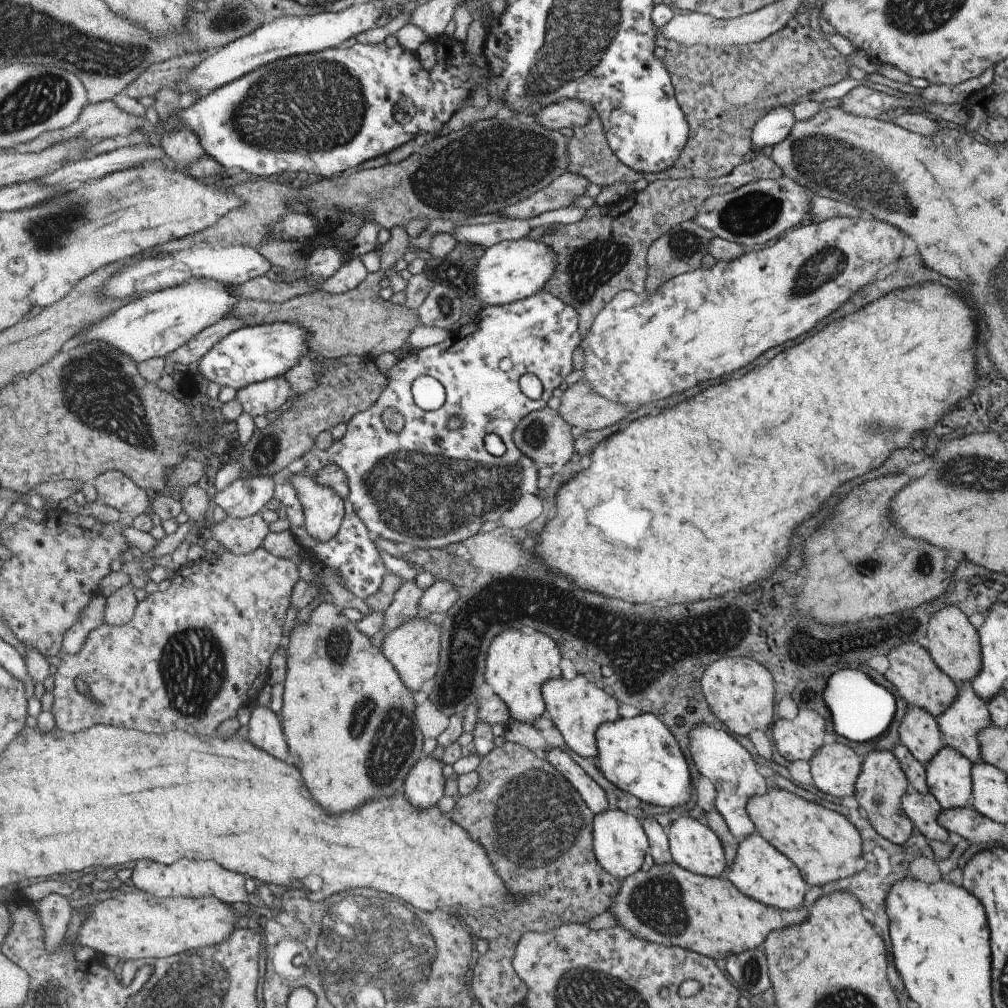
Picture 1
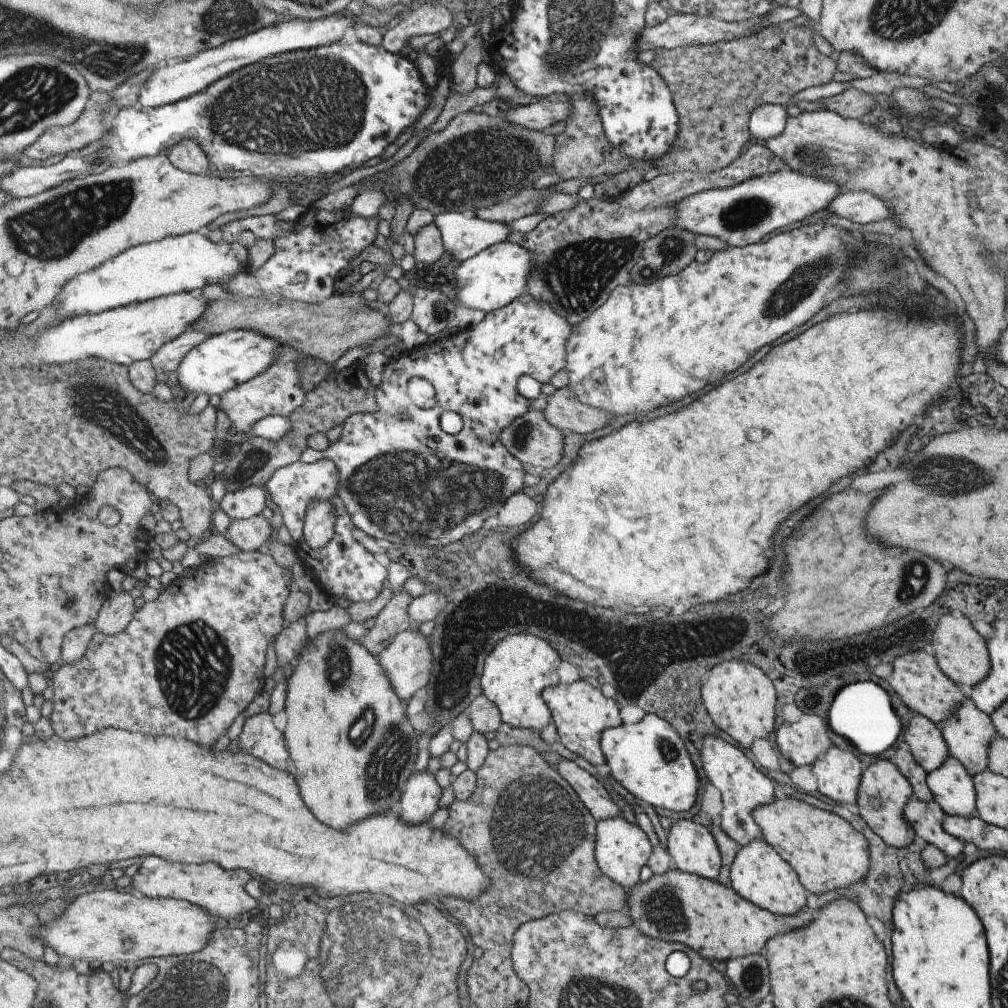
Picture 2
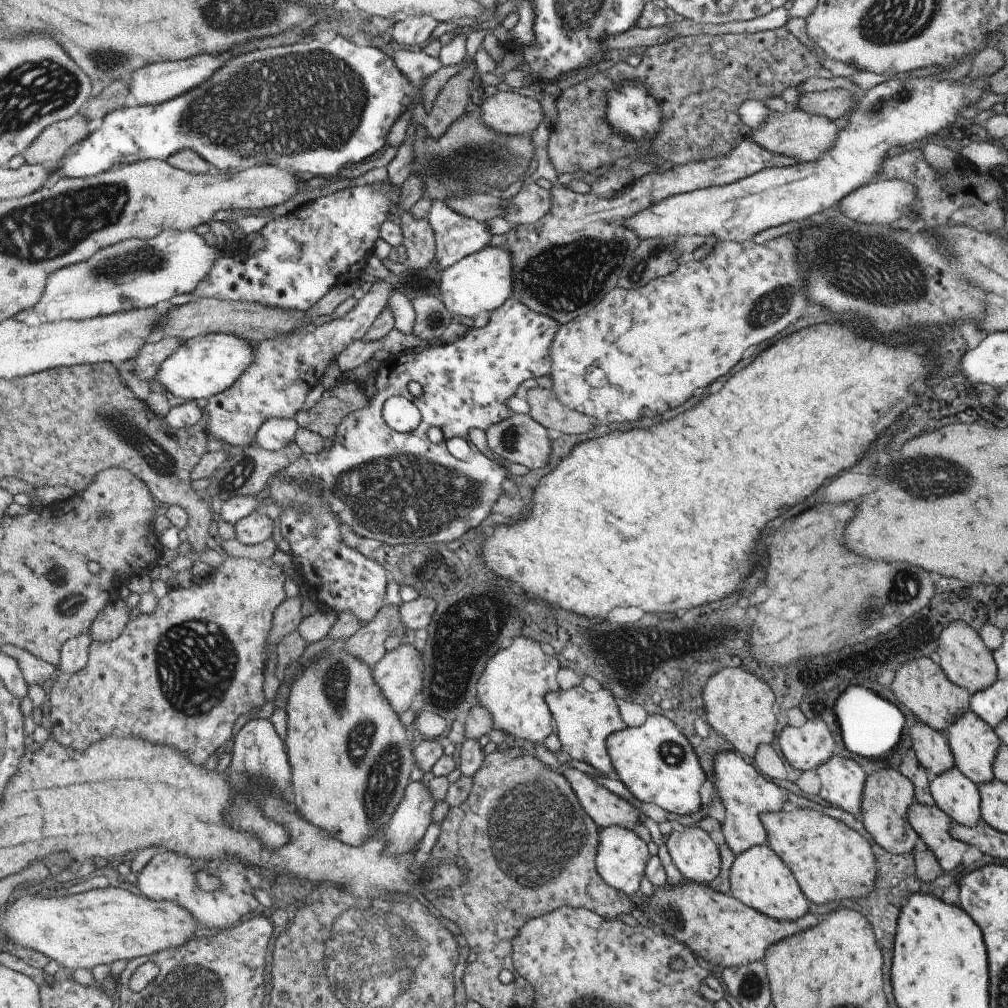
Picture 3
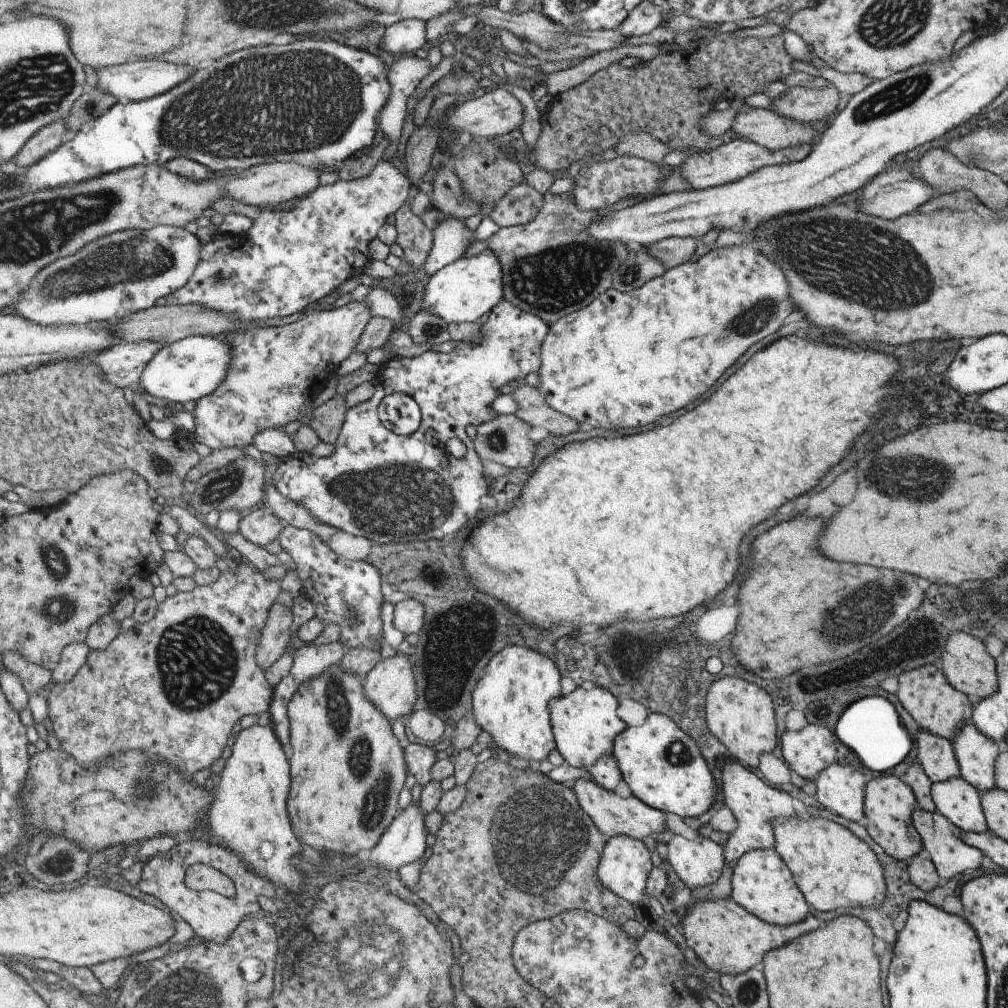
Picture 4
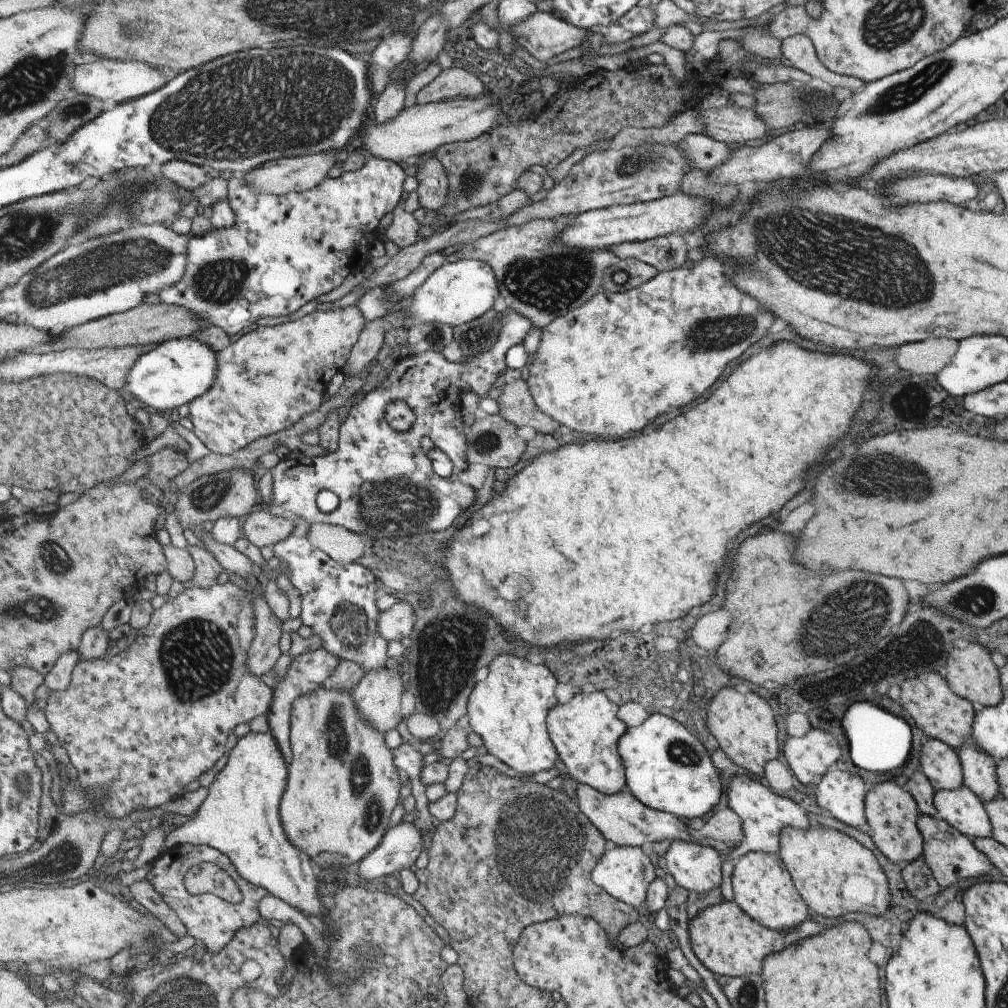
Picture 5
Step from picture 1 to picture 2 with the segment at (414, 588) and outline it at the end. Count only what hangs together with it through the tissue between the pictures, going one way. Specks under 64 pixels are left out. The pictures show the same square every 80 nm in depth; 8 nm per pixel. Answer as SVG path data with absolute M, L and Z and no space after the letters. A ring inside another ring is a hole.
M404 589L399 591L389 601L389 604L376 617L375 626L369 630L363 640L359 640L375 656L379 656L377 646L385 639L393 638L396 634L411 627L412 616L409 614L410 604L415 599Z

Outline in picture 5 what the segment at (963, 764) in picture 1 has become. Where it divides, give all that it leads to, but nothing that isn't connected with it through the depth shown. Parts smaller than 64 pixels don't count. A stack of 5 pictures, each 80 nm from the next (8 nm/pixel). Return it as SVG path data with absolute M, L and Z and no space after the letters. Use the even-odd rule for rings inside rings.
M961 784L956 789L939 789L932 794L932 803L936 810L936 816L944 820L949 826L955 827L961 834L970 839L990 837L990 824L978 796Z

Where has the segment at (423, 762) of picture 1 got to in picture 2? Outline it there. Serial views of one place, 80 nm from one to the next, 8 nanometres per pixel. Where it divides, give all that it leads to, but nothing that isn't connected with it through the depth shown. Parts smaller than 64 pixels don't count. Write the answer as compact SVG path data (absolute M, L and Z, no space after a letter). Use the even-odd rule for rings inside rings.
M426 768L420 772L414 771L407 781L402 801L399 808L399 816L409 824L419 824L429 821L435 814L441 802L443 788L437 782L437 776Z

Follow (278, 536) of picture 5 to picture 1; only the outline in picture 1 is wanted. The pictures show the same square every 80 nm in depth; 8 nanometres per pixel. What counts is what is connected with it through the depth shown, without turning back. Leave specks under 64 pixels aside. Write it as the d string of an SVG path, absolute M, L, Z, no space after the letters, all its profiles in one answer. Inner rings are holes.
M261 513L249 518L227 516L218 523L210 521L207 526L212 537L224 547L224 550L236 555L255 552L269 536L269 524L263 520Z

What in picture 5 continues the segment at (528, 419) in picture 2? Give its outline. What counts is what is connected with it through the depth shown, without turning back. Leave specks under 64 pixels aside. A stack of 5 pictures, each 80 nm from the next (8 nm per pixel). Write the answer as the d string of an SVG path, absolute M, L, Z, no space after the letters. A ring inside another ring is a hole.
M479 414L469 432L466 432L468 461L499 468L511 468L519 464L528 445L519 436L519 427L501 414Z

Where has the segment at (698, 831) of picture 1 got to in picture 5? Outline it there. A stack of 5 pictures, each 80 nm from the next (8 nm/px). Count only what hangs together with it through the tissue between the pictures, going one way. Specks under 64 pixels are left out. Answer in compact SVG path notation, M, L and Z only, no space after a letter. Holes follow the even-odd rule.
M676 840L664 856L675 884L691 893L708 893L722 881L723 860L712 847Z

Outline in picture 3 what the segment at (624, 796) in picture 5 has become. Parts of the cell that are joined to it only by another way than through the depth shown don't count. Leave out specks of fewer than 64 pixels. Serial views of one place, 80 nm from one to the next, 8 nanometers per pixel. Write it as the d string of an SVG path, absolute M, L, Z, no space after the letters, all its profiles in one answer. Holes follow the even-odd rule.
M577 768L565 769L562 772L576 791L580 805L598 828L617 825L632 830L633 824L638 821L637 808L627 801L619 800L615 793L611 794L603 786L595 786L595 780L591 780Z

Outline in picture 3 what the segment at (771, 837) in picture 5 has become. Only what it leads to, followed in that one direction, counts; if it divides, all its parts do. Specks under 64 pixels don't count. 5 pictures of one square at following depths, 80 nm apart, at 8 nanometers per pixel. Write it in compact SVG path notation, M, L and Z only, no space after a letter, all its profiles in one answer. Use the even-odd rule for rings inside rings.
M720 750L712 756L713 776L715 778L715 795L720 799L725 809L723 822L720 824L720 838L733 851L739 854L753 845L766 843L766 833L760 821L763 813L775 812L787 802L785 794L771 780L765 780L753 769L751 761L733 751Z

